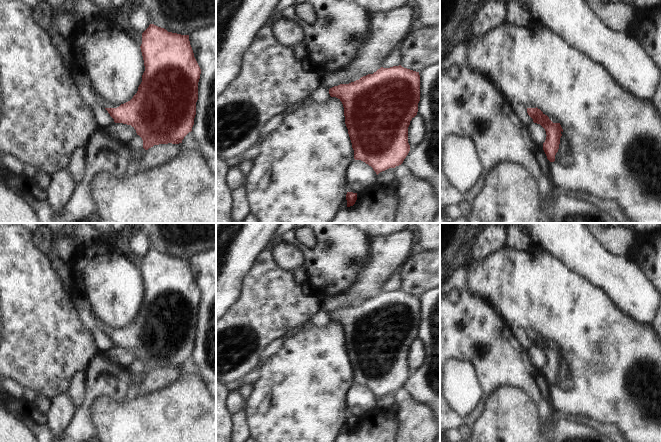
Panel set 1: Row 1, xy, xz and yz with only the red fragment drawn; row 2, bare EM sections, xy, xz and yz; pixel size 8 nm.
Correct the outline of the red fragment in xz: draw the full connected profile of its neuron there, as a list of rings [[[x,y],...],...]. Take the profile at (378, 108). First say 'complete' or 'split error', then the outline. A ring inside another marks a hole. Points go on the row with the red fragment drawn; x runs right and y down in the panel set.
complete | [[[399,66],[381,67],[373,74],[361,77],[349,84],[340,84],[329,89],[331,97],[338,98],[344,107],[345,124],[354,150],[354,159],[361,160],[371,166],[378,175],[389,168],[403,163],[410,151],[408,143],[408,127],[417,115],[420,101],[419,72]]]

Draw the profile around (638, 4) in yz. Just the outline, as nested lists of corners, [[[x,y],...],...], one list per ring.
[[[634,0],[635,9],[650,10],[656,6],[661,6],[661,0]]]

